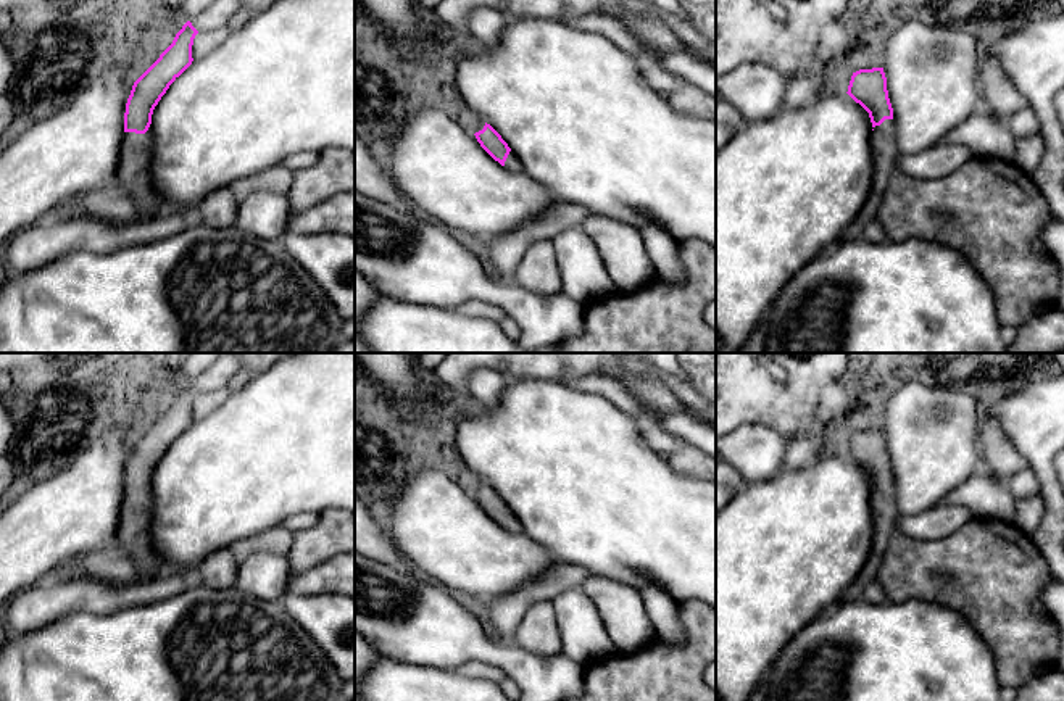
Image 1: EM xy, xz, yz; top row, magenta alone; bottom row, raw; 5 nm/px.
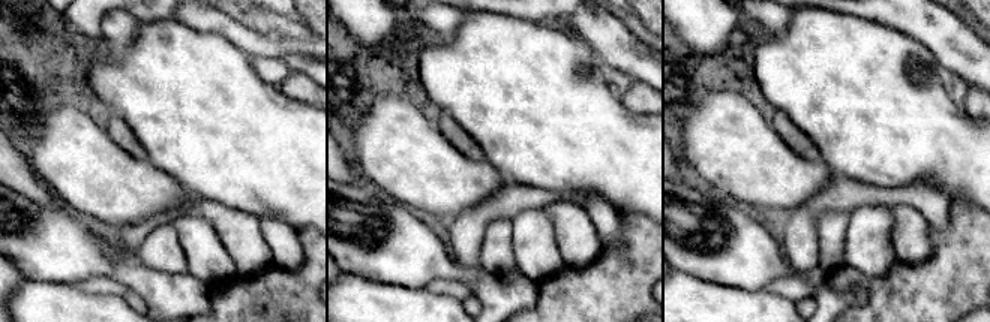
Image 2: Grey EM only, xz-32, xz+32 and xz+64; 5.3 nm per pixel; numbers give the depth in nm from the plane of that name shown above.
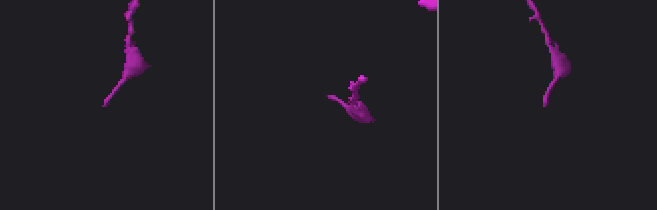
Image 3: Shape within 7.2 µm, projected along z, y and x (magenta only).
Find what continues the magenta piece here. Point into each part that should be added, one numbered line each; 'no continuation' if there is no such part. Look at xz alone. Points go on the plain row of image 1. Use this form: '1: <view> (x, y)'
1: xz (513, 524)

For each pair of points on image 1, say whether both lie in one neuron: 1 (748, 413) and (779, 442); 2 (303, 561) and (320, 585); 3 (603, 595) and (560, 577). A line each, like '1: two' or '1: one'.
1: two
2: two
3: two

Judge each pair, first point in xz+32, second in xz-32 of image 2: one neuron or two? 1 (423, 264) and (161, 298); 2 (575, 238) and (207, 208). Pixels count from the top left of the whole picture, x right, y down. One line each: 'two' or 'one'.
1: one
2: one

